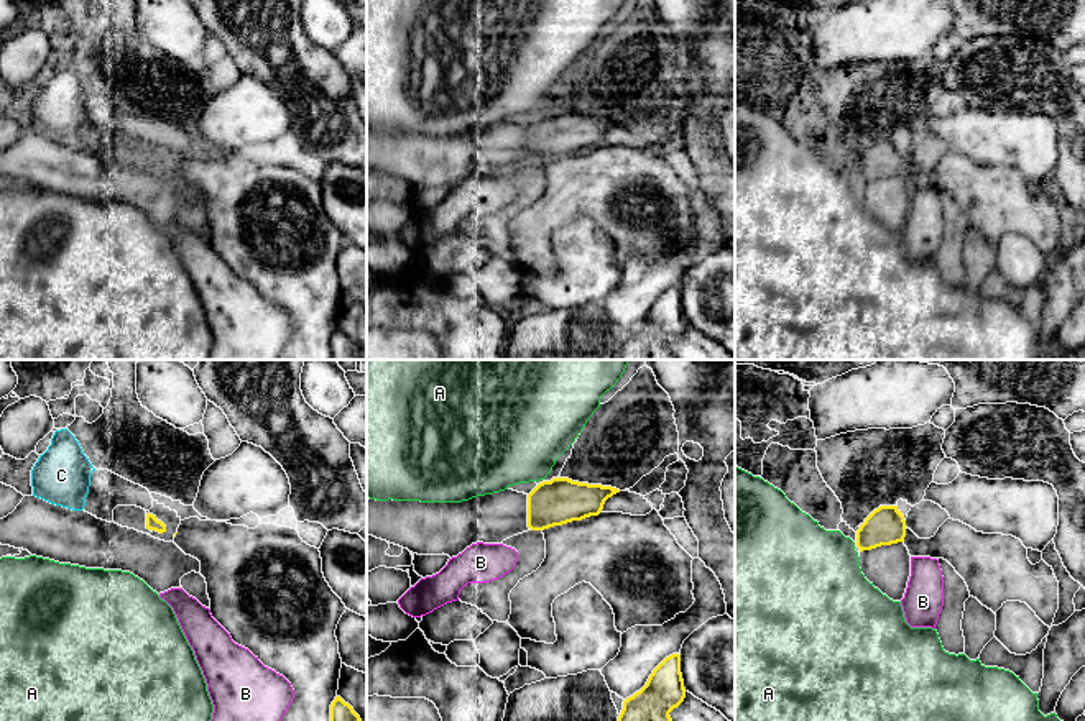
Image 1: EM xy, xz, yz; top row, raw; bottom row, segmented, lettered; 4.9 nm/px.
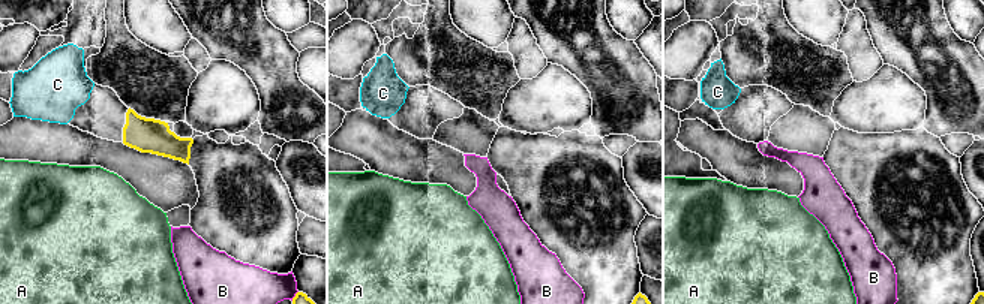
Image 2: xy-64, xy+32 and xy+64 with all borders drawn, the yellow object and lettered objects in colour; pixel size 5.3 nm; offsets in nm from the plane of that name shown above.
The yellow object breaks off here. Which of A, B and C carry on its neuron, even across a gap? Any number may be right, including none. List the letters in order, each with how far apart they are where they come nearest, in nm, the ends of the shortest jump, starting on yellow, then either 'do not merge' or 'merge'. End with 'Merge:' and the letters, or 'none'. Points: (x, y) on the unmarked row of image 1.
A: 20 nm apart; from yellow across xz (543, 114), (543, 110); do not merge
B: 90 nm apart; from yellow across yz (903, 173), (911, 189); do not merge
C: 300 nm apart; from yellow across xy (147, 146), (87, 125); merge
Merge: C

